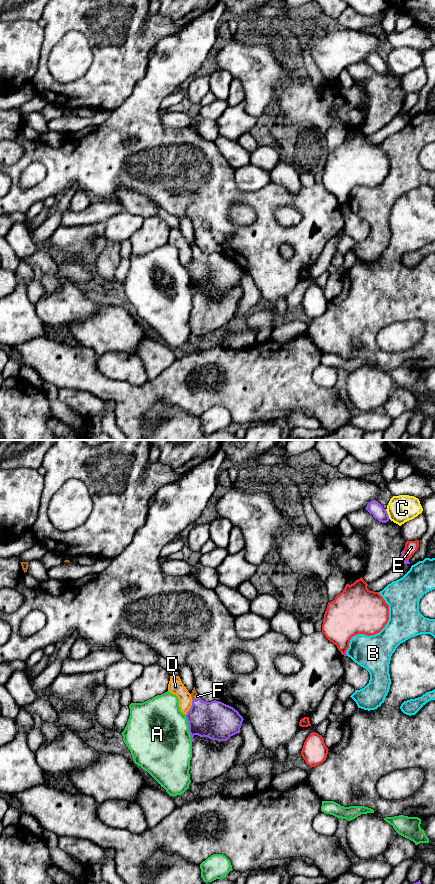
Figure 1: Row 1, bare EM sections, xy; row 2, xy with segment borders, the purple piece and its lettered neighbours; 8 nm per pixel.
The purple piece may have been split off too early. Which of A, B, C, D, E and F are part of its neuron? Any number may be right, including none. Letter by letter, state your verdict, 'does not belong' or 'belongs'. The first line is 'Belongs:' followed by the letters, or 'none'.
Belongs: F
A: does not belong
B: does not belong
C: does not belong
D: does not belong
E: does not belong
F: belongs

